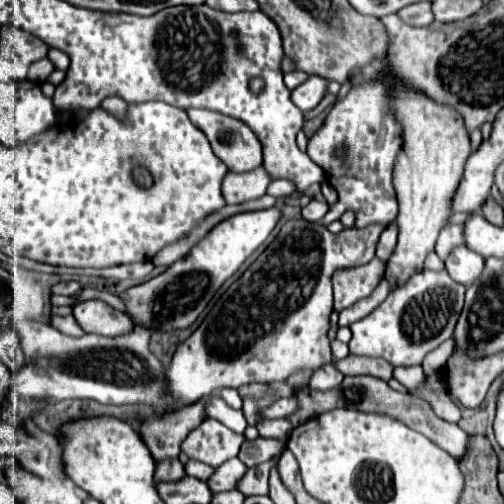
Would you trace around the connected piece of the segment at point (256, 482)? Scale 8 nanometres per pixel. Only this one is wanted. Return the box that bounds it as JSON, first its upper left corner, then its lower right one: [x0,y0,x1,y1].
[237,462,271,496]

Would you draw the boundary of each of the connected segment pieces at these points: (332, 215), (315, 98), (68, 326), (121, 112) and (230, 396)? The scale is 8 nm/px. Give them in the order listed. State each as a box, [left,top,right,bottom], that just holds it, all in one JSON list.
[[307,82,401,228],[291,76,327,112],[49,316,85,336],[101,96,127,118],[217,388,241,408]]

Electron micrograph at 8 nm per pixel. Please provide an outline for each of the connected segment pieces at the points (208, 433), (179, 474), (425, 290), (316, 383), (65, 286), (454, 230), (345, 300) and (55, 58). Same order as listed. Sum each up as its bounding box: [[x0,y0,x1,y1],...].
[[181,418,243,468],[155,458,185,482],[349,270,465,366],[309,362,343,390],[53,282,79,296],[435,224,465,260],[333,258,385,312],[47,48,69,70]]

